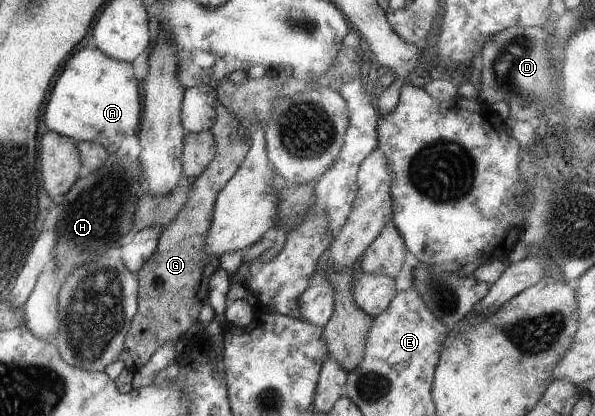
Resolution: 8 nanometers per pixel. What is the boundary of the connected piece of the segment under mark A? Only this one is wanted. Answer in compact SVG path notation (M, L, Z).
M83 48L67 59L51 89L43 115L45 125L75 142L100 143L109 155L111 151L119 153L121 141L135 141L140 127L139 82L132 62L109 57L97 48Z

